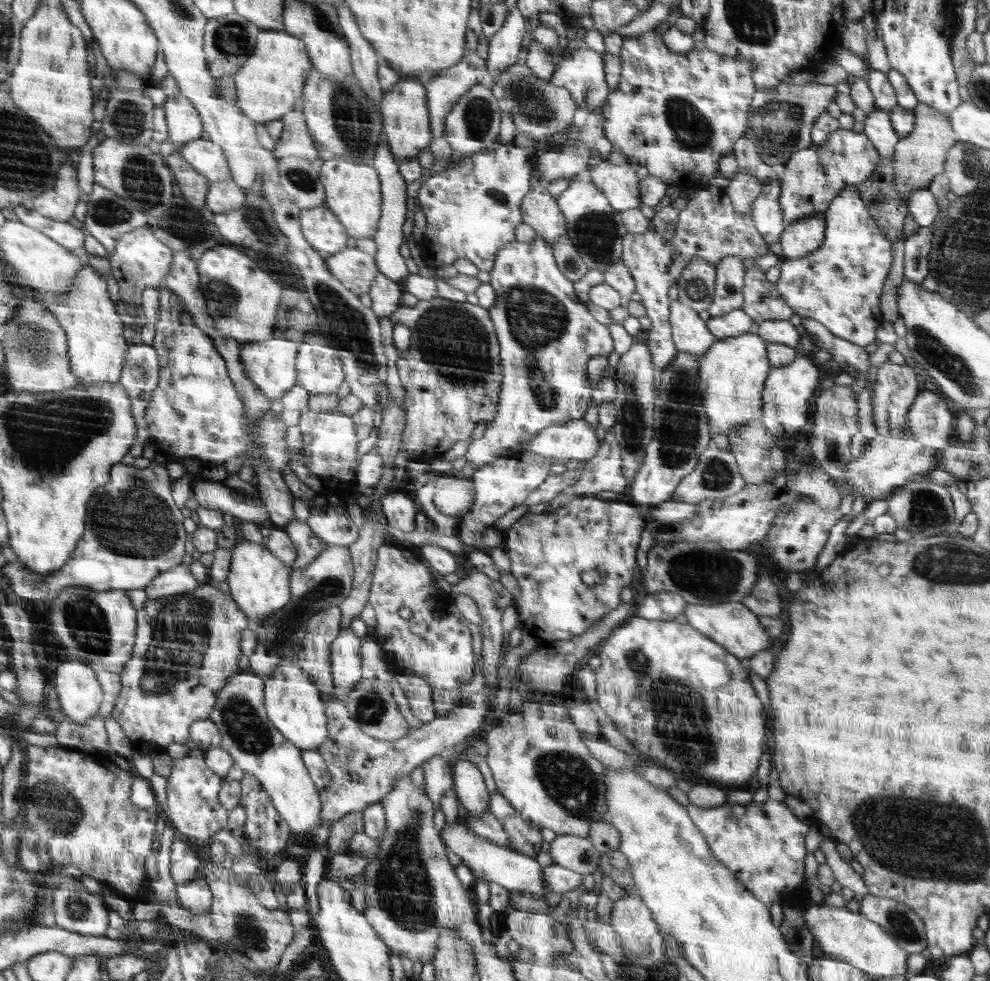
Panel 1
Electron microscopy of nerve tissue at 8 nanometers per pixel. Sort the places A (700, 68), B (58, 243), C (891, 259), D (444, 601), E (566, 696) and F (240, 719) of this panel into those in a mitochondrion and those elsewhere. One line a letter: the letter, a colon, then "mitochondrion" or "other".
A: other
B: other
C: other
D: other
E: other
F: mitochondrion

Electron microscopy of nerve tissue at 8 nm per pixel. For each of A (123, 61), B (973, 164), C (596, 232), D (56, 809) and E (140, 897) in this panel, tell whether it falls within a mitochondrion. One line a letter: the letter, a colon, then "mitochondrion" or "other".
A: other
B: mitochondrion
C: mitochondrion
D: mitochondrion
E: other

